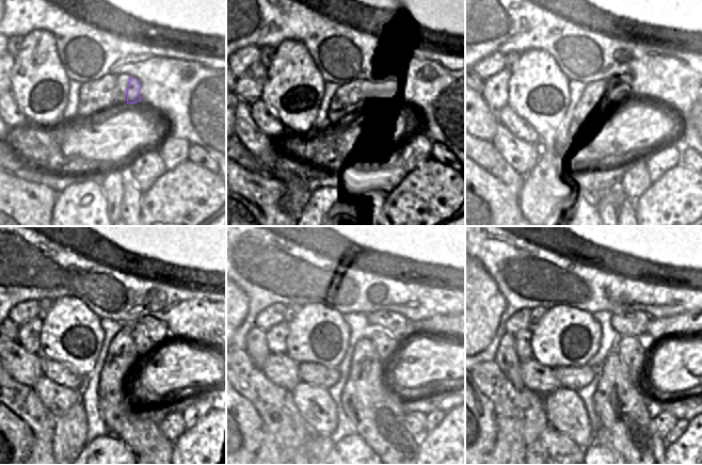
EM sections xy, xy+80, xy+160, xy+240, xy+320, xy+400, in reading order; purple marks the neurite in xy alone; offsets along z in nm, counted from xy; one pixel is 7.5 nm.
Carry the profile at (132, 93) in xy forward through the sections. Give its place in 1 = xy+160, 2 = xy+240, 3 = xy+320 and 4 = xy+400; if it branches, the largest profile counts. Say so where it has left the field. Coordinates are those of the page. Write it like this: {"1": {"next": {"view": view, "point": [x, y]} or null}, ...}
{"1": {"next": {"view": "xy+160", "point": [633, 96]}}, "2": {"next": {"view": "xy+240", "point": [158, 331]}}, "3": {"next": {"view": "xy+320", "point": [398, 326]}}, "4": {"next": {"view": "xy+400", "point": [635, 323]}}}

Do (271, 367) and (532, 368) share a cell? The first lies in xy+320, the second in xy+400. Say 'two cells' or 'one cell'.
one cell

